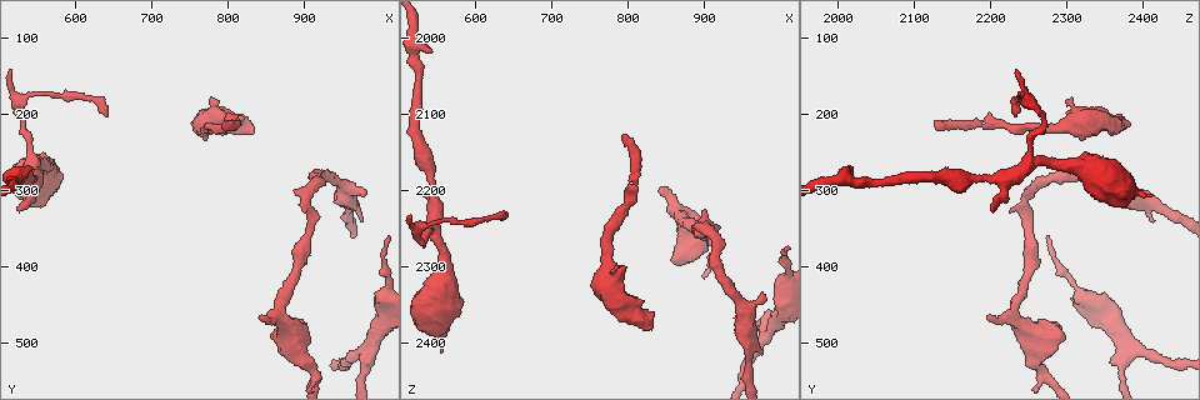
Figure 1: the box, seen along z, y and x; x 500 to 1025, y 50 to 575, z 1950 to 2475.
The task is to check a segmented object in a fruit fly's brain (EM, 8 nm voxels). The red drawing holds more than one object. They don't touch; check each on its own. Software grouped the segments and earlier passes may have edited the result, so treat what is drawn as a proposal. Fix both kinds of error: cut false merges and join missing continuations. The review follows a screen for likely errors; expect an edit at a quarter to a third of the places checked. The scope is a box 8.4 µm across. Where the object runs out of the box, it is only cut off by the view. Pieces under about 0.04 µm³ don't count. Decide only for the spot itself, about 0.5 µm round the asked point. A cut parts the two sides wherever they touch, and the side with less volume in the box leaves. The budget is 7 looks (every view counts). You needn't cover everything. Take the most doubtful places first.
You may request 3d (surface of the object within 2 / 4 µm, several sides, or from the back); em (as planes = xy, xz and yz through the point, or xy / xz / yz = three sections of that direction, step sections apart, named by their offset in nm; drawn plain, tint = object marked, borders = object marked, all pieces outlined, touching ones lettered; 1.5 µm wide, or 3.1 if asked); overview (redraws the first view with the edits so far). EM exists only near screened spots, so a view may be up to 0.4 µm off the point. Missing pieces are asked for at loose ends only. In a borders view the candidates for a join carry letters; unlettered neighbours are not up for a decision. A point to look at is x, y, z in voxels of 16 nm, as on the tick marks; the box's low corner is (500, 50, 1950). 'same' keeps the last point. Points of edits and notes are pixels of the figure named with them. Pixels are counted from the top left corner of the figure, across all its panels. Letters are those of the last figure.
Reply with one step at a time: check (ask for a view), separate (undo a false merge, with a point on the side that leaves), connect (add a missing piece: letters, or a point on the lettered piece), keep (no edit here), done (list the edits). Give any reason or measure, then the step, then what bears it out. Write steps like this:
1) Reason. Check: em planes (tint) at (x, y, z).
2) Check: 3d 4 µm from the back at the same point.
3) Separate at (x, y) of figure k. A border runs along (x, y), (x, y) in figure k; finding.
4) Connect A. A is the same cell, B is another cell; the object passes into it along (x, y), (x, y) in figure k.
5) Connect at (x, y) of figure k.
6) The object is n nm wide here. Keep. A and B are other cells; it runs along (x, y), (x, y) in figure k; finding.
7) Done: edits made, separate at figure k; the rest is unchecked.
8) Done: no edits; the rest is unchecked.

Stops while still wide. Check: em planes (borders) at (835, 220, 2385).

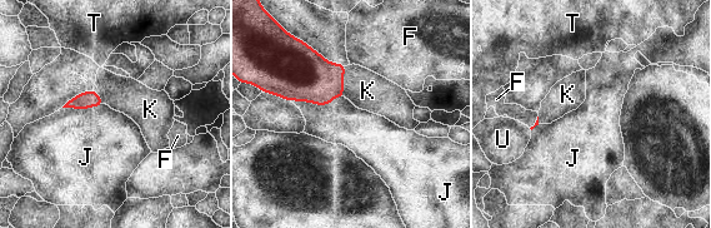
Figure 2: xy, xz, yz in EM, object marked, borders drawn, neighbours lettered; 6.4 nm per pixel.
The longest contact is with J, 340 nm. Connect K. K is the same cell, F, J, T and U are other cells; the neuron continues.

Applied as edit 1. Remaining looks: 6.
Tapers out. Check: em planes (borders) at (640, 200, 2230).

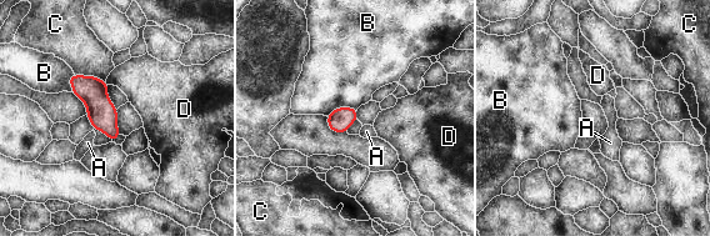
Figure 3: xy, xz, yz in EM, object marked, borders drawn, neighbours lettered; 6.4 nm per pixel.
The longest contact is with C, 200 nm. Keep. A, B, C and D are other cells; a border runs along (356, 109), (335, 108), (326, 116) in figure 3; none of them fits.

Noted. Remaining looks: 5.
Branch stops here. Check: 3d 4 µm at (555, 305, 2410).

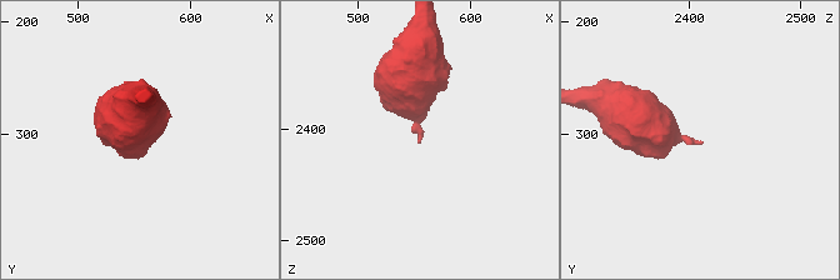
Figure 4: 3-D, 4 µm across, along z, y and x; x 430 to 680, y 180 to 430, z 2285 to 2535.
Shape alone is not enough. Check: em planes (borders) at (556, 310, 2410).

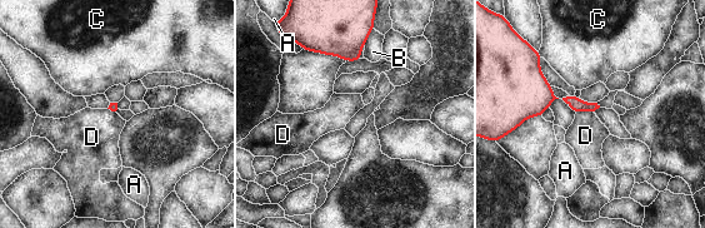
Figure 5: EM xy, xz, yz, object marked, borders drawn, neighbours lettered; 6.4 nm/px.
Keep. A, B, C and D are other cells; a border runs along (593, 110), (579, 110), (575, 114) in figure 5; no lettered piece goes on from it.

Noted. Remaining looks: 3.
Done: edits made, connect at figure 2; the rest is unchecked.

